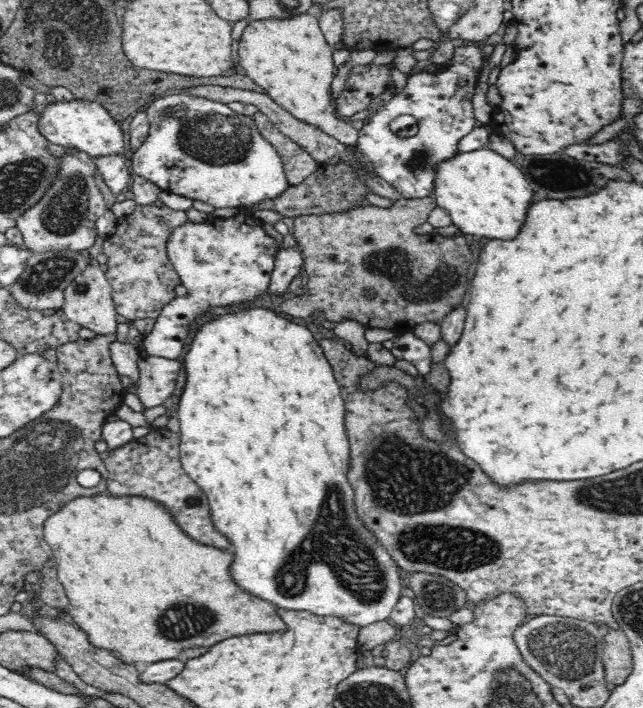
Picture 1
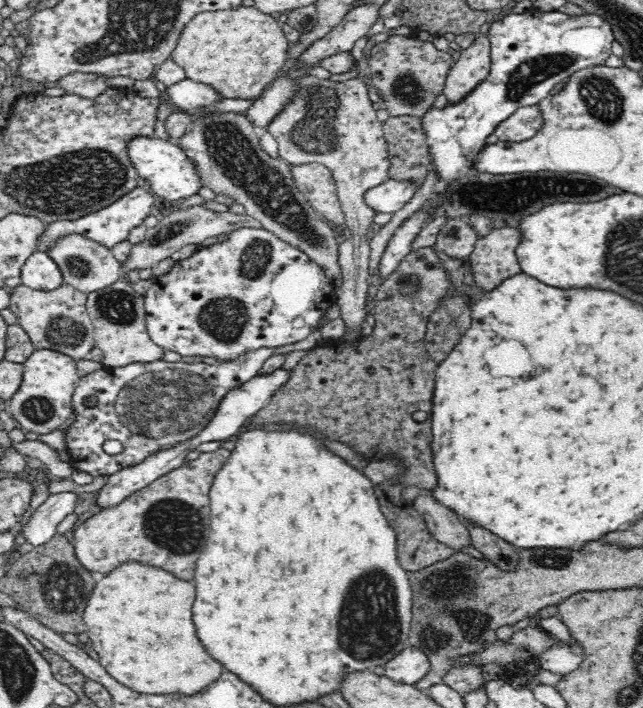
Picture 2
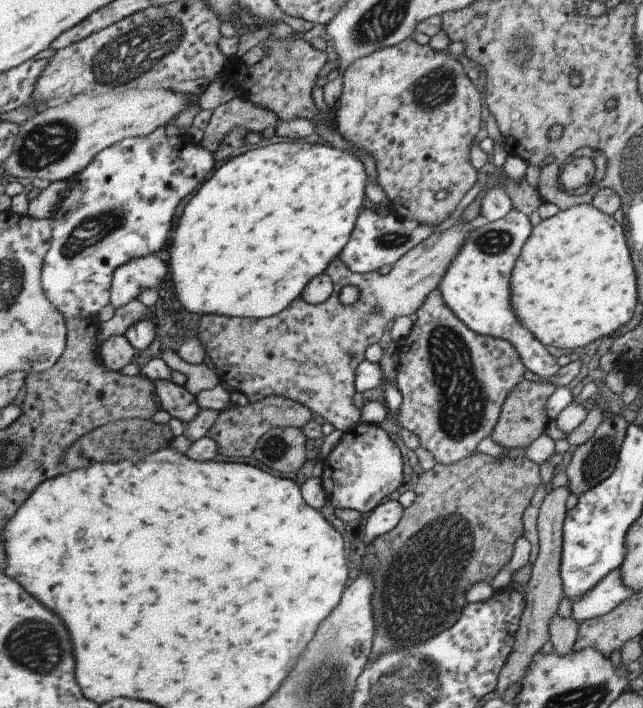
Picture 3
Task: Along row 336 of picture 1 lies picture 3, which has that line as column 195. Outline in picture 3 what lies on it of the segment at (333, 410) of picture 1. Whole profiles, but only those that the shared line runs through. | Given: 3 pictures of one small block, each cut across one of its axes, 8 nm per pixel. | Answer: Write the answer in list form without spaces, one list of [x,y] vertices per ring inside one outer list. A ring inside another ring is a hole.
[[[301,140],[253,148],[253,150],[247,150],[245,153],[221,164],[207,180],[199,185],[199,189],[195,190],[195,194],[183,206],[181,215],[175,222],[173,235],[170,239],[171,242],[168,245],[169,257],[165,260],[168,268],[167,278],[171,281],[175,298],[181,308],[187,312],[201,315],[247,317],[250,319],[270,317],[282,311],[295,297],[300,296],[301,291],[309,280],[324,272],[329,262],[339,256],[341,249],[346,245],[357,213],[362,208],[361,202],[363,202],[364,196],[365,177],[365,170],[361,162],[351,156],[351,154],[345,154],[326,143],[310,144]]]

